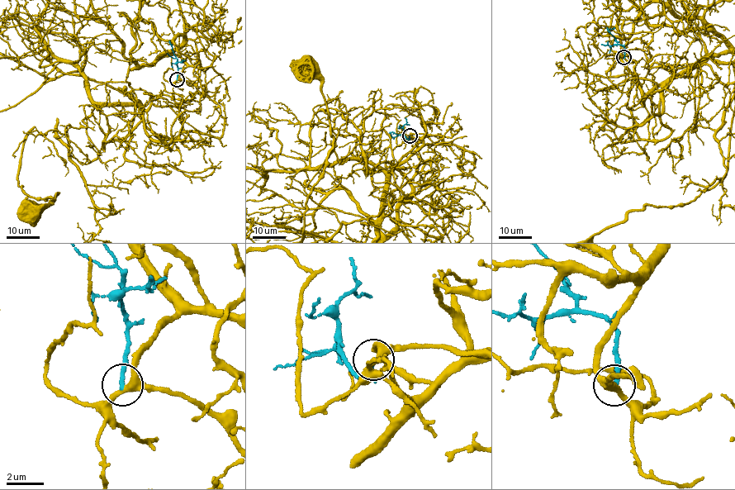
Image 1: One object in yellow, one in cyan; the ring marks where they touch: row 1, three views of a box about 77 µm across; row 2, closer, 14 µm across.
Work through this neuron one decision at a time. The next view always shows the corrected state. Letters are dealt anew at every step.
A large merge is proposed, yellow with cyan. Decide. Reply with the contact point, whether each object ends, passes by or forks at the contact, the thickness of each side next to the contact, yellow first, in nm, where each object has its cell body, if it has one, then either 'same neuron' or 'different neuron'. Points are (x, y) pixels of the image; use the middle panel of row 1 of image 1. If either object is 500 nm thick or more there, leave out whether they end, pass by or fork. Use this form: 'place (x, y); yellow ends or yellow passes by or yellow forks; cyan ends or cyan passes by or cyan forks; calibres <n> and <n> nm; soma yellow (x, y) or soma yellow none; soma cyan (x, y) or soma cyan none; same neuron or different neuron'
place (410, 135); yellow forks; cyan ends; calibres 320 and 240 nm; soma yellow (305, 69); soma cyan none; different neuron

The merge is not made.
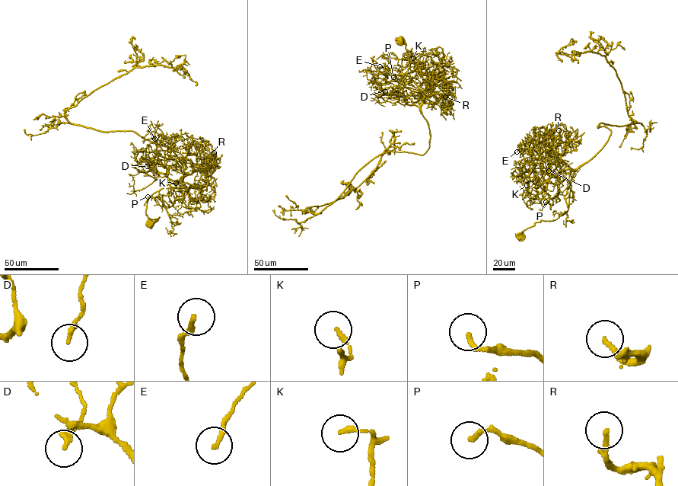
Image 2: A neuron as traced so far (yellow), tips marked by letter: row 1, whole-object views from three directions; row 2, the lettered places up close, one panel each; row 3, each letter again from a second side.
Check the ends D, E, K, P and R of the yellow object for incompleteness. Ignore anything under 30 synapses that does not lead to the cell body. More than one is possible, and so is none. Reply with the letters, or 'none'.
R

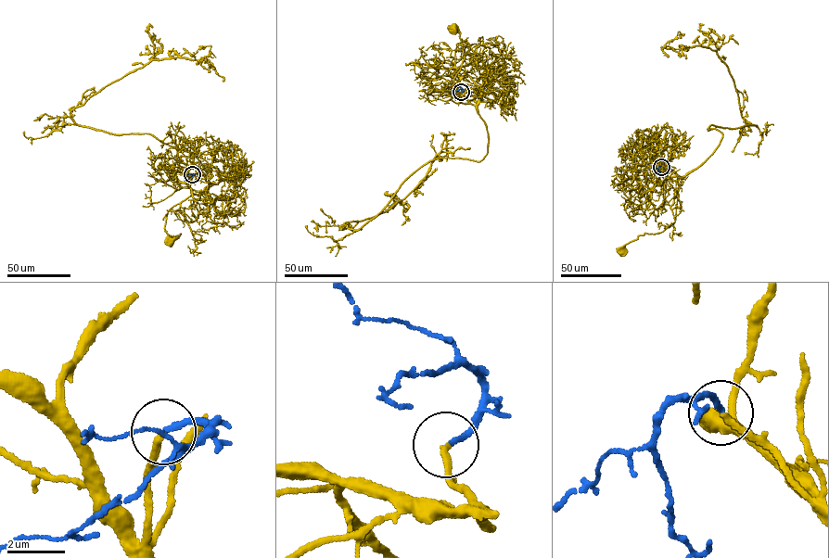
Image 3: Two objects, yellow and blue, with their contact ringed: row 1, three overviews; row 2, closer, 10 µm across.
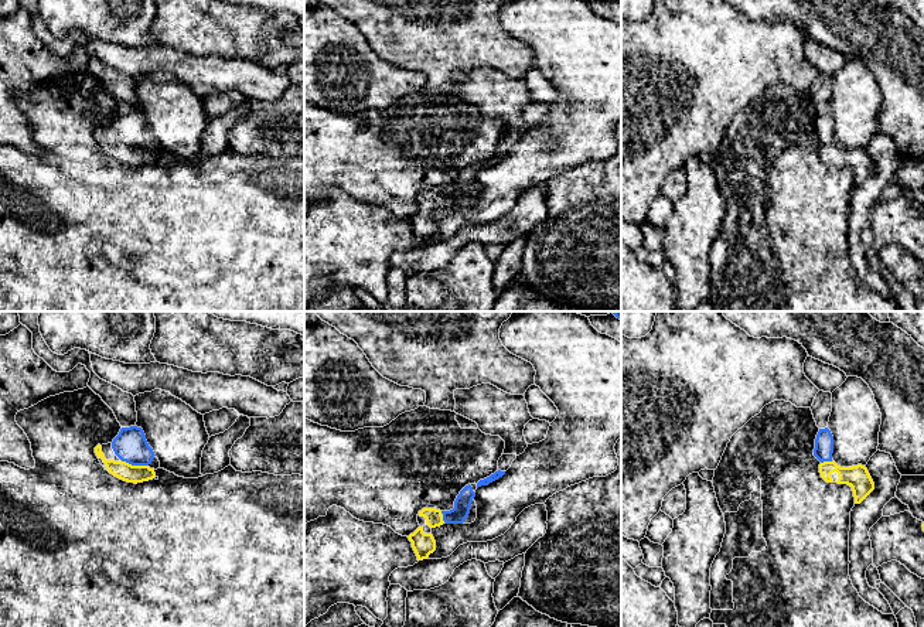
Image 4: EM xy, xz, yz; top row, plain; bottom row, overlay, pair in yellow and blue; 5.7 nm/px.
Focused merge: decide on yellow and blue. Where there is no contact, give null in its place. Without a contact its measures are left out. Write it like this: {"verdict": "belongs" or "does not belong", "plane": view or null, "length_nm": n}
{"verdict": "belongs", "plane": "xy", "length_nm": 170}

